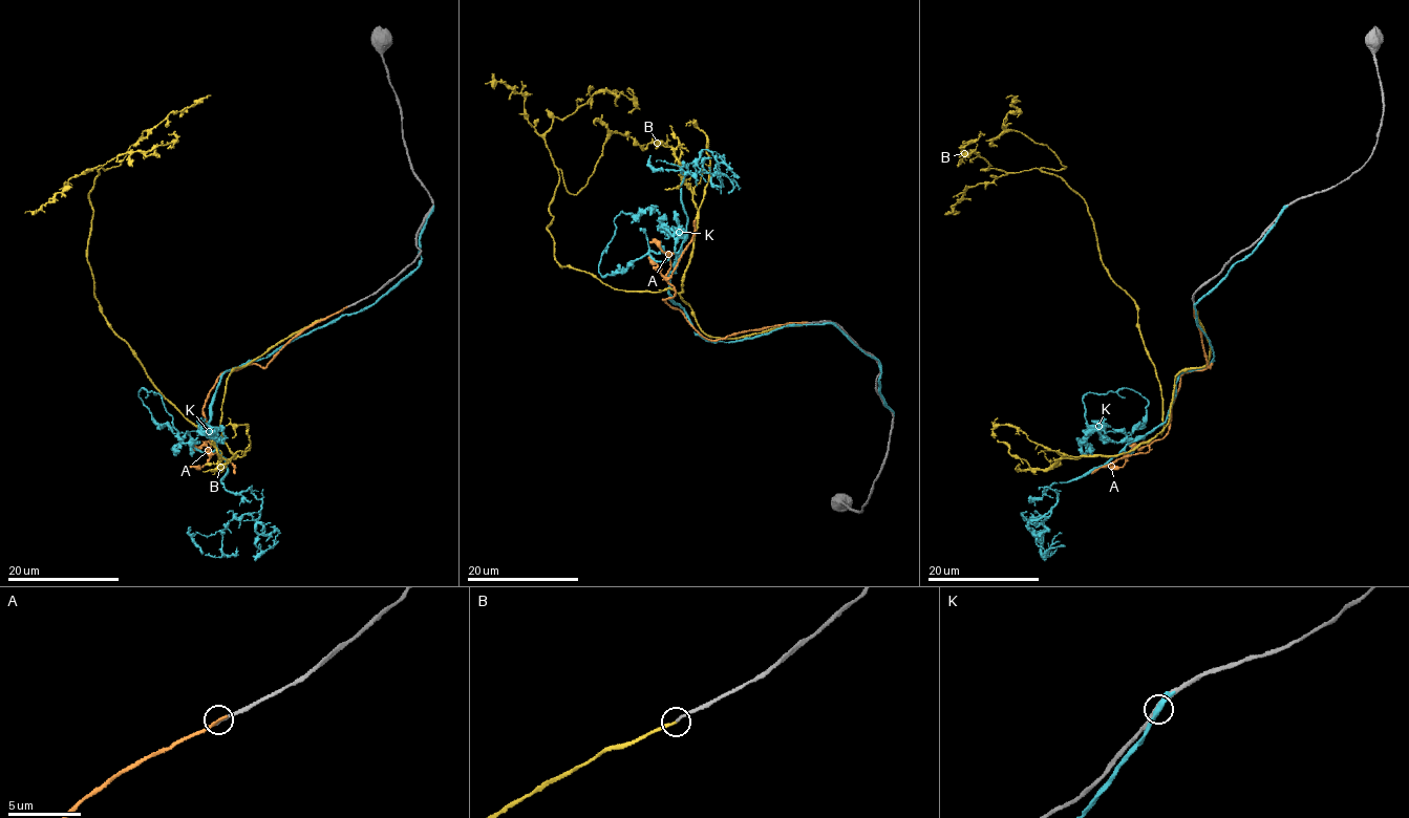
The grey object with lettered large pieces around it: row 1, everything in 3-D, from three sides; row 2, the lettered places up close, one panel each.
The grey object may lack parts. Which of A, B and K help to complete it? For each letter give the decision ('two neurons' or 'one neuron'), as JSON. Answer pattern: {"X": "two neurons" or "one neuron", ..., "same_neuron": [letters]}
{"A": "two neurons", "B": "two neurons", "K": "two neurons", "same_neuron": []}

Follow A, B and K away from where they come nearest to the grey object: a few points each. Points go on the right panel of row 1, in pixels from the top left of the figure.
A: (1194, 307), (1203, 354), (1212, 363), (1181, 375), (1166, 435), (1151, 443), (1149, 450), (1091, 473)
B: (1195, 310), (1208, 362), (1160, 433), (1134, 301), (1006, 98)
K: (1281, 212), (1195, 305), (1213, 359), (1178, 375), (1170, 413), (1022, 514), (1045, 519), (1041, 557), (1027, 525)

